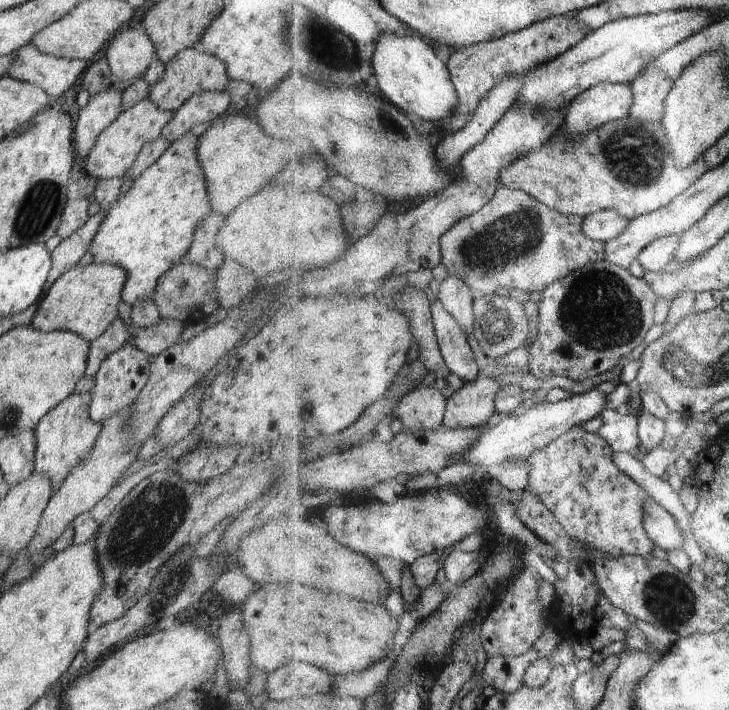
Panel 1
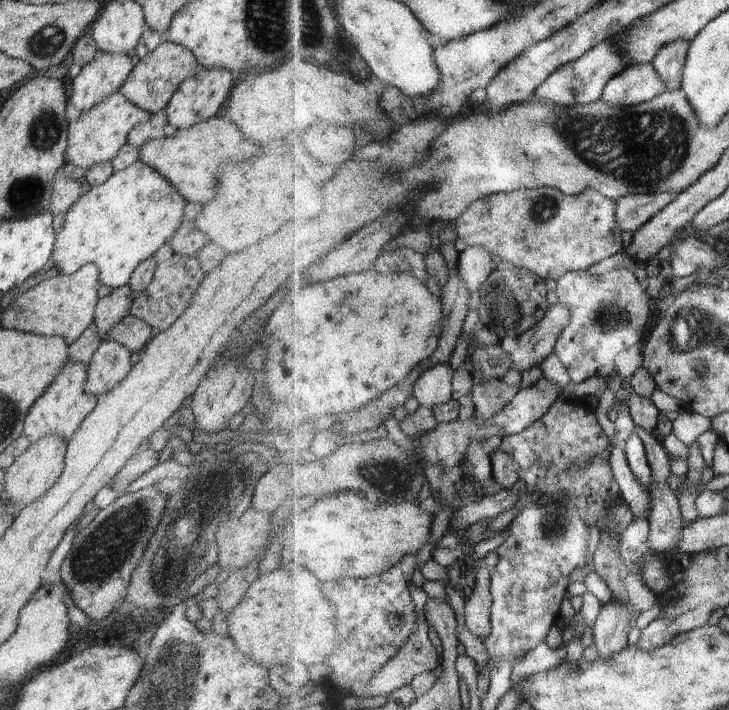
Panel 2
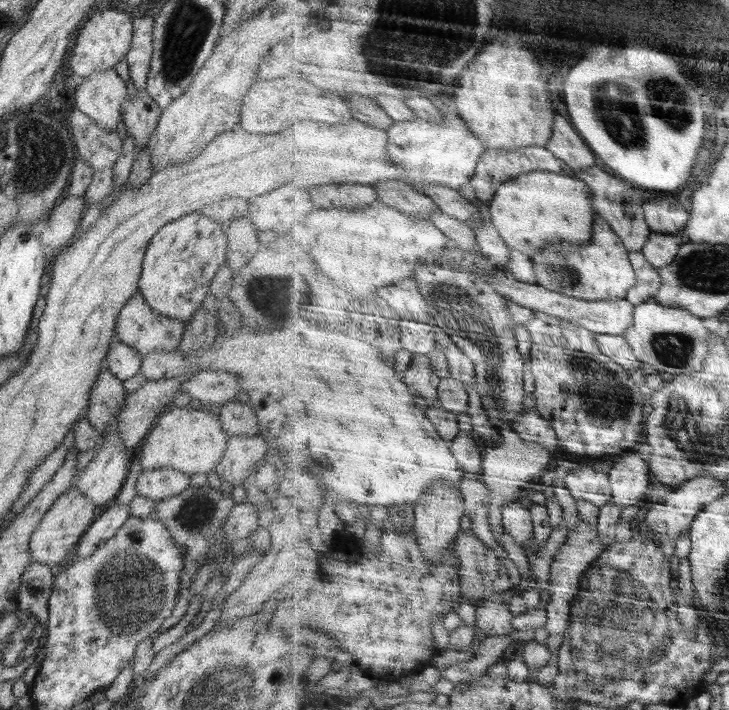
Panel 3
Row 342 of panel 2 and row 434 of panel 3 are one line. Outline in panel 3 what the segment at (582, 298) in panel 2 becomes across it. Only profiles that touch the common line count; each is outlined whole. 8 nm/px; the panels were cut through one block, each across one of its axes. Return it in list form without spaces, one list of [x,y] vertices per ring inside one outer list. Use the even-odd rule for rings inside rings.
[[[533,310],[533,319],[526,325],[532,336],[532,363],[529,365],[535,377],[535,396],[540,415],[551,422],[556,429],[563,448],[575,454],[588,454],[599,459],[602,454],[621,454],[634,451],[638,436],[645,432],[647,424],[644,414],[644,400],[649,398],[642,394],[640,385],[636,384],[623,364],[604,354],[596,332],[578,325],[572,320],[564,320],[547,312]],[[588,426],[626,426],[626,428],[588,428]]]

